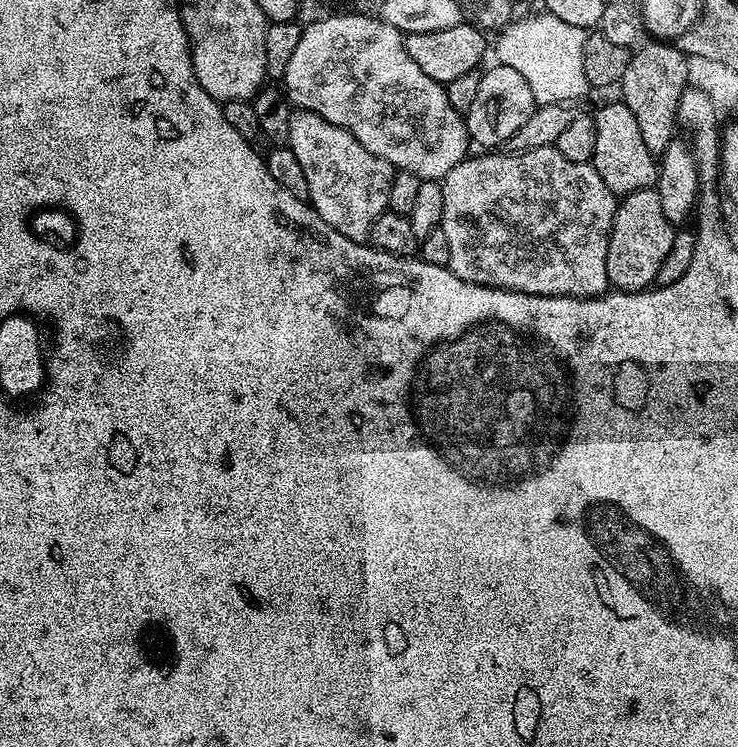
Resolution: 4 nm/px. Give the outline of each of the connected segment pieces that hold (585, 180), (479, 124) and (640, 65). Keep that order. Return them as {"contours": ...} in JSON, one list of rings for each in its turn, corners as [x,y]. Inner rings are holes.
{"contours":[[[[555,146],[539,148],[538,150],[526,150],[525,152],[510,152],[503,154],[501,151],[494,150],[489,154],[480,154],[484,156],[469,155],[462,162],[458,162],[458,166],[454,166],[454,170],[450,170],[450,174],[446,174],[440,181],[440,189],[442,190],[442,218],[440,219],[440,229],[446,234],[446,243],[450,245],[450,262],[448,268],[458,278],[462,278],[468,284],[481,284],[487,288],[505,288],[507,292],[521,292],[522,294],[530,294],[531,296],[573,296],[574,298],[582,298],[585,300],[588,296],[602,296],[609,291],[608,275],[606,274],[606,250],[610,242],[610,234],[612,233],[612,223],[614,222],[614,214],[618,198],[606,186],[606,182],[602,182],[602,178],[598,178],[598,174],[592,169],[591,164],[579,164],[578,162],[569,162],[566,158],[562,158],[562,154],[558,154]]],[[[497,63],[487,73],[481,75],[478,82],[478,95],[470,110],[466,113],[466,123],[469,137],[481,144],[481,149],[492,150],[497,146],[503,146],[526,123],[526,118],[538,107],[534,94],[530,94],[530,86],[526,86],[526,78],[518,74],[518,70],[510,70],[510,66]]],[[[672,42],[641,43],[629,55],[626,74],[622,74],[619,99],[634,114],[642,139],[653,154],[662,154],[677,135],[676,110],[685,88],[689,85],[688,60]],[[640,48],[640,49],[639,49]],[[637,51],[637,52],[636,52]]]]}

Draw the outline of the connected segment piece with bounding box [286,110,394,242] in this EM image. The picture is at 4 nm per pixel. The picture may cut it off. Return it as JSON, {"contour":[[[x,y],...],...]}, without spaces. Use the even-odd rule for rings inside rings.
{"contour":[[[297,111],[290,122],[289,140],[286,145],[294,150],[298,163],[302,165],[302,171],[306,174],[306,186],[308,187],[308,200],[312,208],[320,215],[322,222],[334,226],[338,234],[342,234],[351,240],[367,241],[370,234],[370,226],[374,226],[376,219],[388,211],[388,199],[390,198],[390,182],[394,175],[392,165],[386,163],[378,154],[370,154],[342,126],[334,126],[326,122],[316,113]]]}

